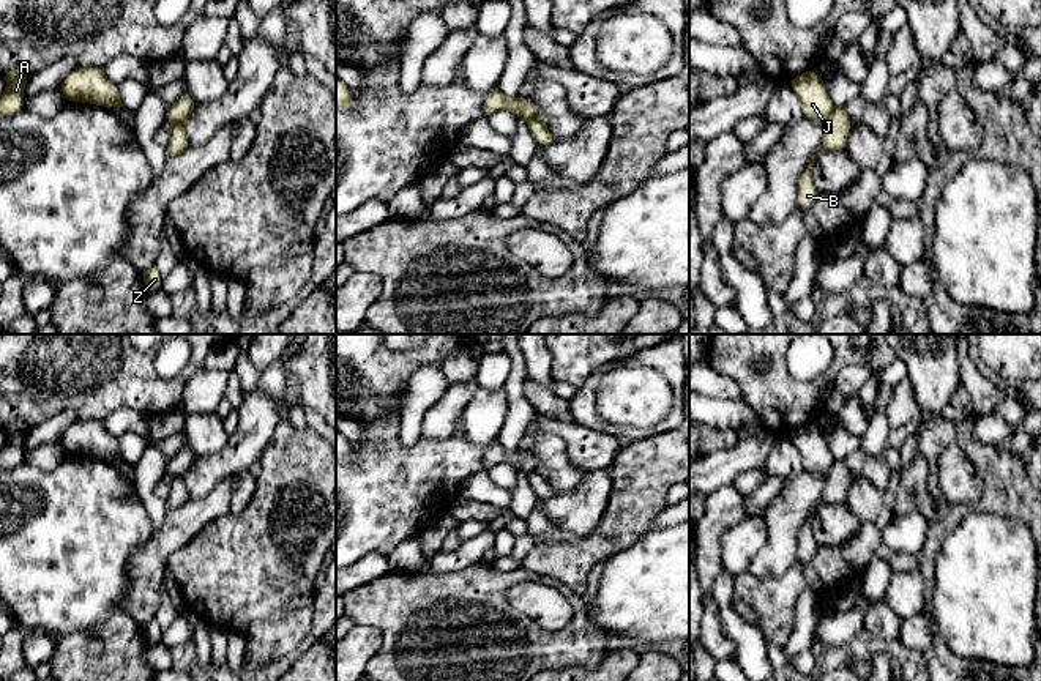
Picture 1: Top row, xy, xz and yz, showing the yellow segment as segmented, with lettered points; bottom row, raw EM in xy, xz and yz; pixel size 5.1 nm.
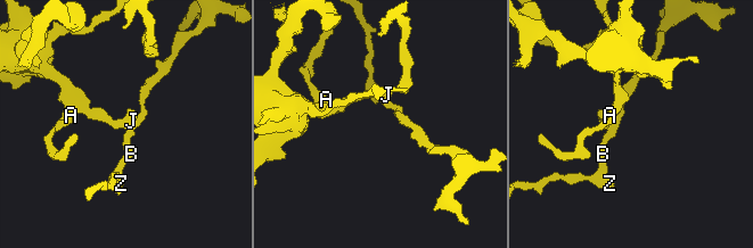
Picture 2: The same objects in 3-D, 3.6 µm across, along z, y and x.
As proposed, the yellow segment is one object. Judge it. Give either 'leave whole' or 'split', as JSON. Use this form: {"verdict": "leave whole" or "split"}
{"verdict": "split"}

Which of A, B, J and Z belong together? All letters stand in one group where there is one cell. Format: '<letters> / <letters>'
A J / B Z

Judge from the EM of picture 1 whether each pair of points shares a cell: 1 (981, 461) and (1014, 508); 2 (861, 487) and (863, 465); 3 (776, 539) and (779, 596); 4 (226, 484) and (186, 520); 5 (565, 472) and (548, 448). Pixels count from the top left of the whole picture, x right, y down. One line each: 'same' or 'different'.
1: same
2: different
3: different
4: same
5: same

